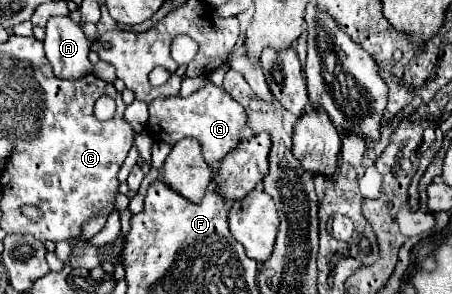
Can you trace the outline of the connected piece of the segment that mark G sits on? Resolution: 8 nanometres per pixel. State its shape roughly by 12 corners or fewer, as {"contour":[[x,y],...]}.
{"contour":[[225,89],[149,105],[149,133],[177,143],[195,137],[219,163],[247,125]]}

